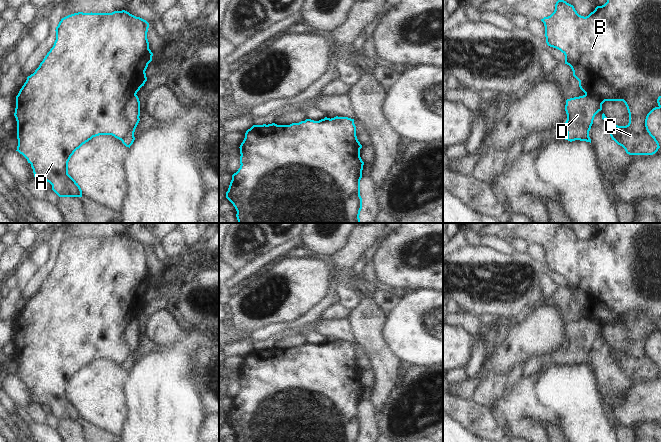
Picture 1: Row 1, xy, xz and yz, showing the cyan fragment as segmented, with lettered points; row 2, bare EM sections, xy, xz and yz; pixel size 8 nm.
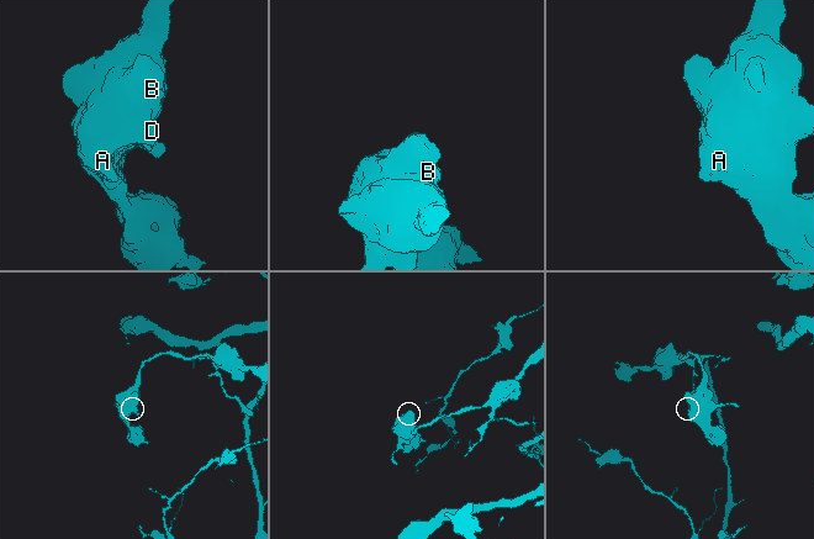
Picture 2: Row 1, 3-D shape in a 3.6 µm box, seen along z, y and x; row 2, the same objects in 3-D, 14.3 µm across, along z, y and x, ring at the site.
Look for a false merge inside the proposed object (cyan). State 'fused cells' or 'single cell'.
fused cells

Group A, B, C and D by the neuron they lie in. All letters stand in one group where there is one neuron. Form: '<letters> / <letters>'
A B C / D

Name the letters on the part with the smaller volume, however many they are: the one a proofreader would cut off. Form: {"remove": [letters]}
{"remove": ["D"]}

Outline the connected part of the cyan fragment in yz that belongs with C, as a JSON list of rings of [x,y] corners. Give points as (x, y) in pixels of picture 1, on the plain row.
[[[559,223],[554,236],[541,245],[545,250],[547,269],[565,279],[565,288],[571,291],[585,319],[595,321],[601,328],[605,325],[625,327],[629,337],[629,347],[626,350],[618,350],[602,338],[612,364],[629,379],[655,378],[660,370],[649,355],[647,344],[654,334],[661,332],[661,223],[607,223],[604,229],[597,230],[586,241],[579,239],[573,229]]]

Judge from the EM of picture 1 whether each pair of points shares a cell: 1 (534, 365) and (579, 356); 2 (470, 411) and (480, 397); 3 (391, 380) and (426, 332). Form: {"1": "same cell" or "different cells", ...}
{"1": "same cell", "2": "different cells", "3": "different cells"}

